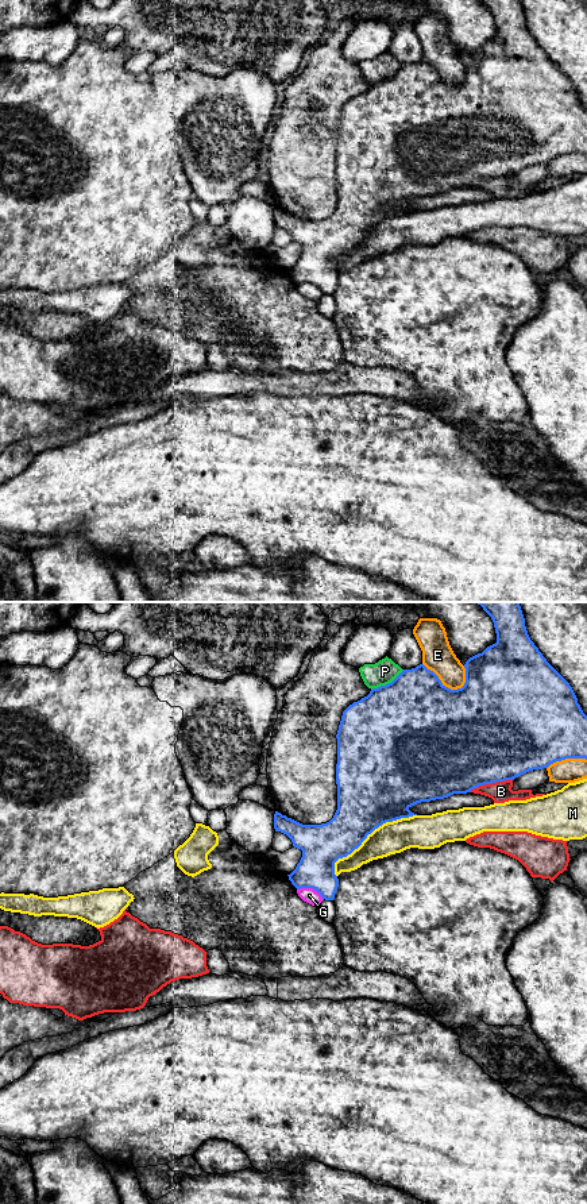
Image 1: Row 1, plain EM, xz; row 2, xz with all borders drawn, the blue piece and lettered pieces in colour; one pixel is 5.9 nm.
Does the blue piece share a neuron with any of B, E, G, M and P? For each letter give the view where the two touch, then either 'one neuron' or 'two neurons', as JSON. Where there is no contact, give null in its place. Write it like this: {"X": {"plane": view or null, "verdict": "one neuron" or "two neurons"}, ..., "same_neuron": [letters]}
{"B": {"plane": "xz", "verdict": "two neurons"}, "E": {"plane": "xz", "verdict": "two neurons"}, "G": {"plane": "xz", "verdict": "two neurons"}, "M": {"plane": "xz", "verdict": "two neurons"}, "P": {"plane": "xz", "verdict": "two neurons"}, "same_neuron": []}

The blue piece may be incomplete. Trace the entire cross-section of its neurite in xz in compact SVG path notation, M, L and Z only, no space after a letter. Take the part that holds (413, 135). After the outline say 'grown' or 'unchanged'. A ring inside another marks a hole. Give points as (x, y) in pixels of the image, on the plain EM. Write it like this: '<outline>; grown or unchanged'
M480 1L494 18L497 38L466 57L466 78L462 84L445 82L433 66L420 59L403 65L391 78L372 84L367 92L343 107L336 130L337 205L333 213L321 220L302 220L275 207L275 227L286 229L293 242L302 246L296 265L287 270L297 285L313 283L323 294L333 296L339 282L335 258L358 244L367 231L383 219L417 211L409 205L417 198L513 175L565 154L587 155L587 111L569 78L530 35L521 1Z; unchanged

